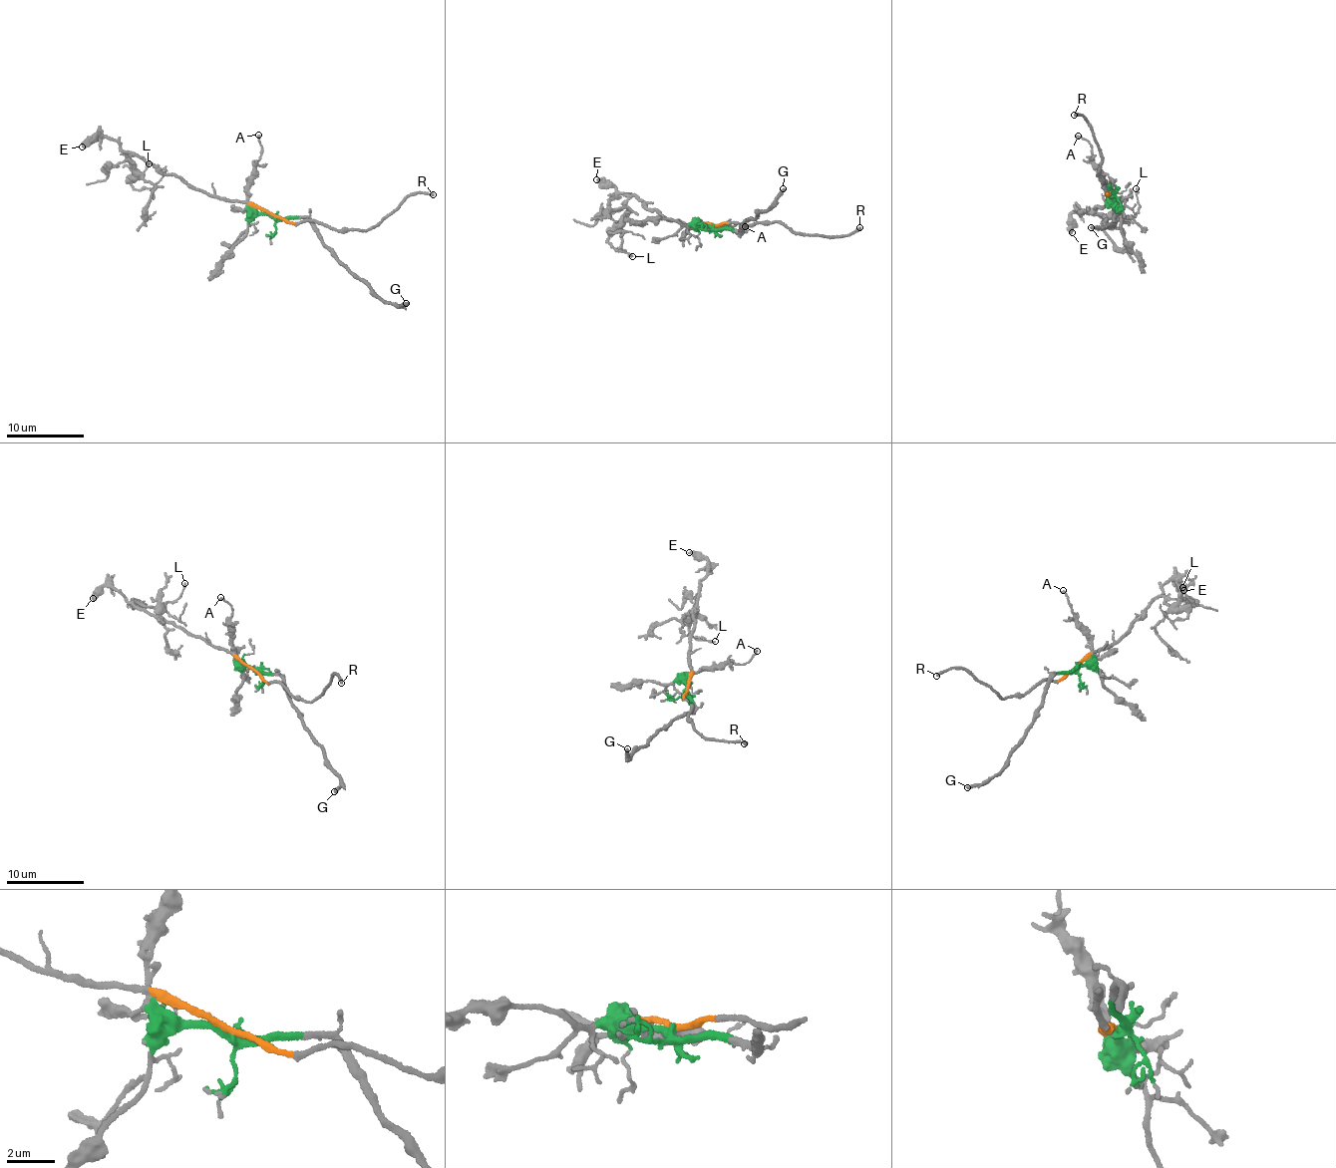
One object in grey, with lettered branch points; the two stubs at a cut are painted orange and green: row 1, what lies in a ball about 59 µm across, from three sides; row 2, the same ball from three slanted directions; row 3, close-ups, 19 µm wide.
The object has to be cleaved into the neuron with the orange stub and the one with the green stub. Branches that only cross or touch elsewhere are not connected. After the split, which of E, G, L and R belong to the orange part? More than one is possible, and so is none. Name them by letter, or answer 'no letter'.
E, L, R

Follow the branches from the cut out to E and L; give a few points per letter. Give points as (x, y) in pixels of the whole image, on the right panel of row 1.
E: (1110, 193), (1111, 198), (1107, 206), (1095, 206), (1091, 213), (1074, 210), (1072, 233)
L: (1110, 193), (1108, 205), (1091, 213), (1080, 210), (1088, 214), (1136, 214), (1140, 204), (1136, 188)

